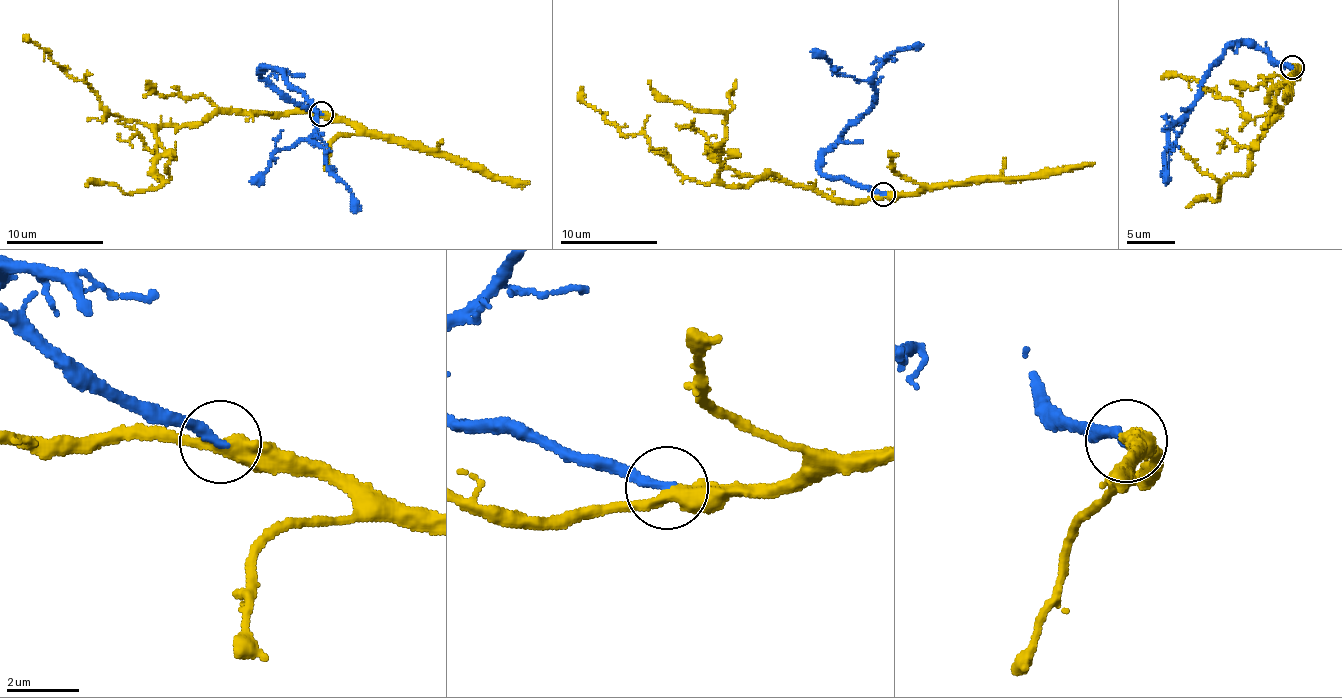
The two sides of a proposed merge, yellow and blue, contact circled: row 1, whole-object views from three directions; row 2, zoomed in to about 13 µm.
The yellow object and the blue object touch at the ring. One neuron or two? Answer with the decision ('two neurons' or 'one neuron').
one neuron

